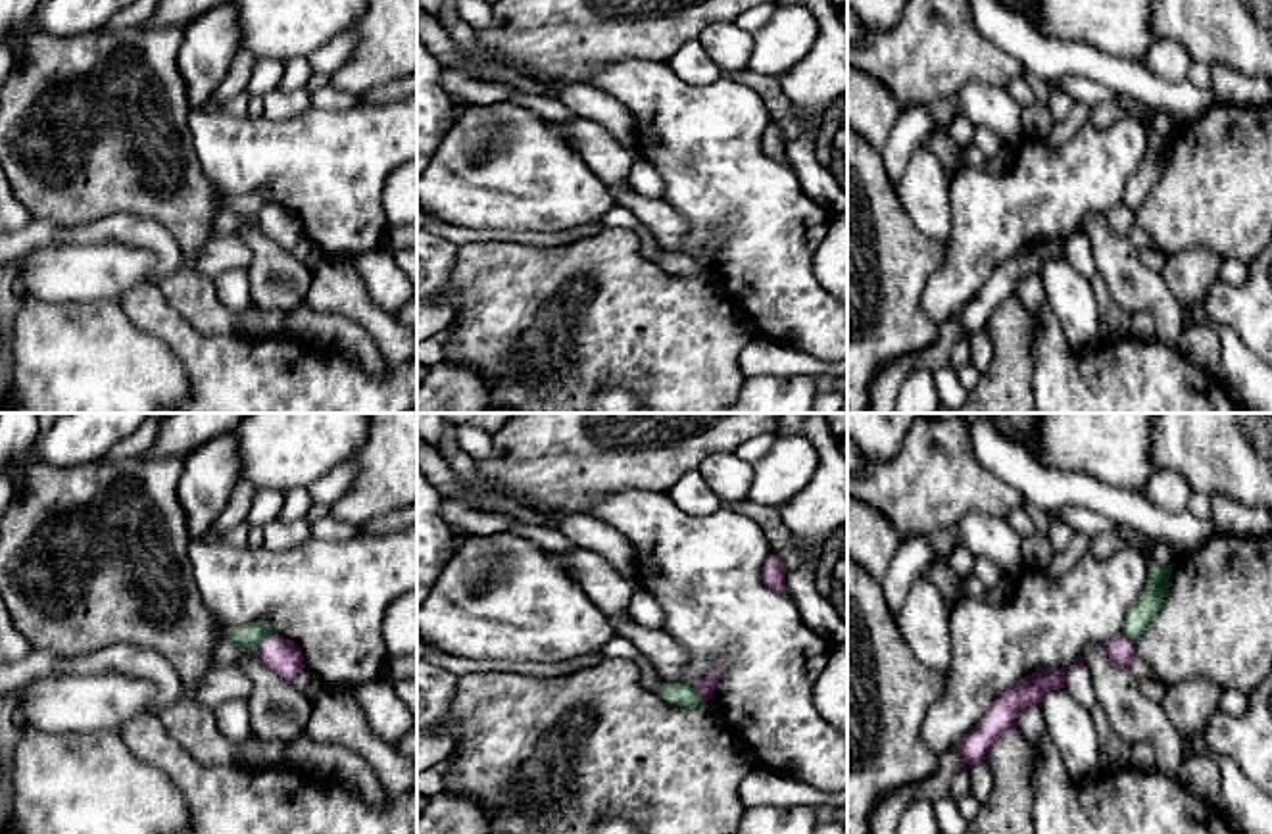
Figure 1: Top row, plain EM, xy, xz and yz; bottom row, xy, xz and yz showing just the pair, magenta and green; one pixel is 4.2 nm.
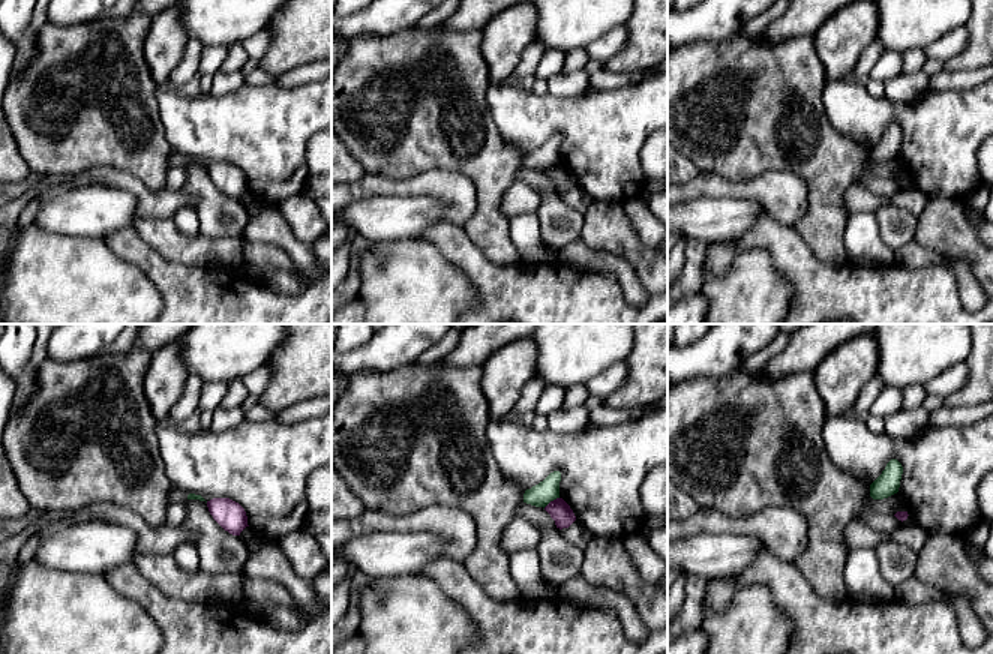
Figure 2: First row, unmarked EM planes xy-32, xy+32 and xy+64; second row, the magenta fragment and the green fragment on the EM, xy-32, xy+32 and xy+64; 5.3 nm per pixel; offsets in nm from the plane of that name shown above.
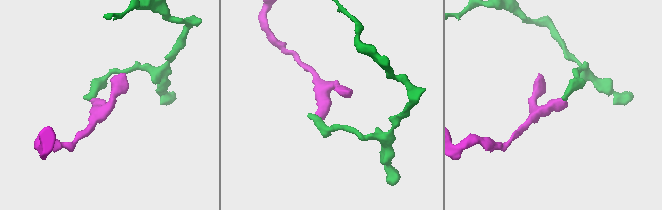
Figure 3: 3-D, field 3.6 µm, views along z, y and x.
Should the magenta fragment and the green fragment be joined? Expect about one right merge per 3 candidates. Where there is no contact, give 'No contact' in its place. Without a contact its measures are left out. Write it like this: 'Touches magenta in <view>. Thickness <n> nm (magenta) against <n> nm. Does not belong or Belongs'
Touches magenta in xy. Thickness 150 nm (magenta) against 90 nm. Does not belong

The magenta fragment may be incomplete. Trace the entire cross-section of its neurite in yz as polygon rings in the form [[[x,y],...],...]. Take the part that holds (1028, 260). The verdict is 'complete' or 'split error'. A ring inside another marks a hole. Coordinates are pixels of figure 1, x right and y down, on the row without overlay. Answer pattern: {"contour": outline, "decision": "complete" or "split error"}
{"contour": [[[1082,225],[1068,236],[1040,238],[997,265],[978,294],[957,313],[961,334],[972,334],[986,329],[993,311],[1007,298],[1015,296],[1018,281],[1028,275],[1040,275],[1040,269],[1047,259],[1064,258],[1066,244],[1076,234],[1084,236]]], "decision": "complete"}

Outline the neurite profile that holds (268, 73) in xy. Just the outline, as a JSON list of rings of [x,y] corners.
[[[261,58],[256,61],[246,94],[248,96],[267,96],[277,90],[284,75],[284,63],[271,58]]]

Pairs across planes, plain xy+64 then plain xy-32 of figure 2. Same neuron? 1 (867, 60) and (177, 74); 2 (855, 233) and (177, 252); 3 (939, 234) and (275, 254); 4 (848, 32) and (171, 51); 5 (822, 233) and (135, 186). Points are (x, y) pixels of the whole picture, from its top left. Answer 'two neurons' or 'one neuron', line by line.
1: one neuron
2: two neurons
3: two neurons
4: one neuron
5: two neurons

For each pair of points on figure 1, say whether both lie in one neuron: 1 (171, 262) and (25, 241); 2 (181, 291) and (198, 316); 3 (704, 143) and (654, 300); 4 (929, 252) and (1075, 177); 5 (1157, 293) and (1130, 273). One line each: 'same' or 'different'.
1: same
2: same
3: different
4: different
5: same

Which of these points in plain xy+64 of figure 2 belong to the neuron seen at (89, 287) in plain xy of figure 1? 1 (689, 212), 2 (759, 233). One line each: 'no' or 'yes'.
1: yes
2: no

